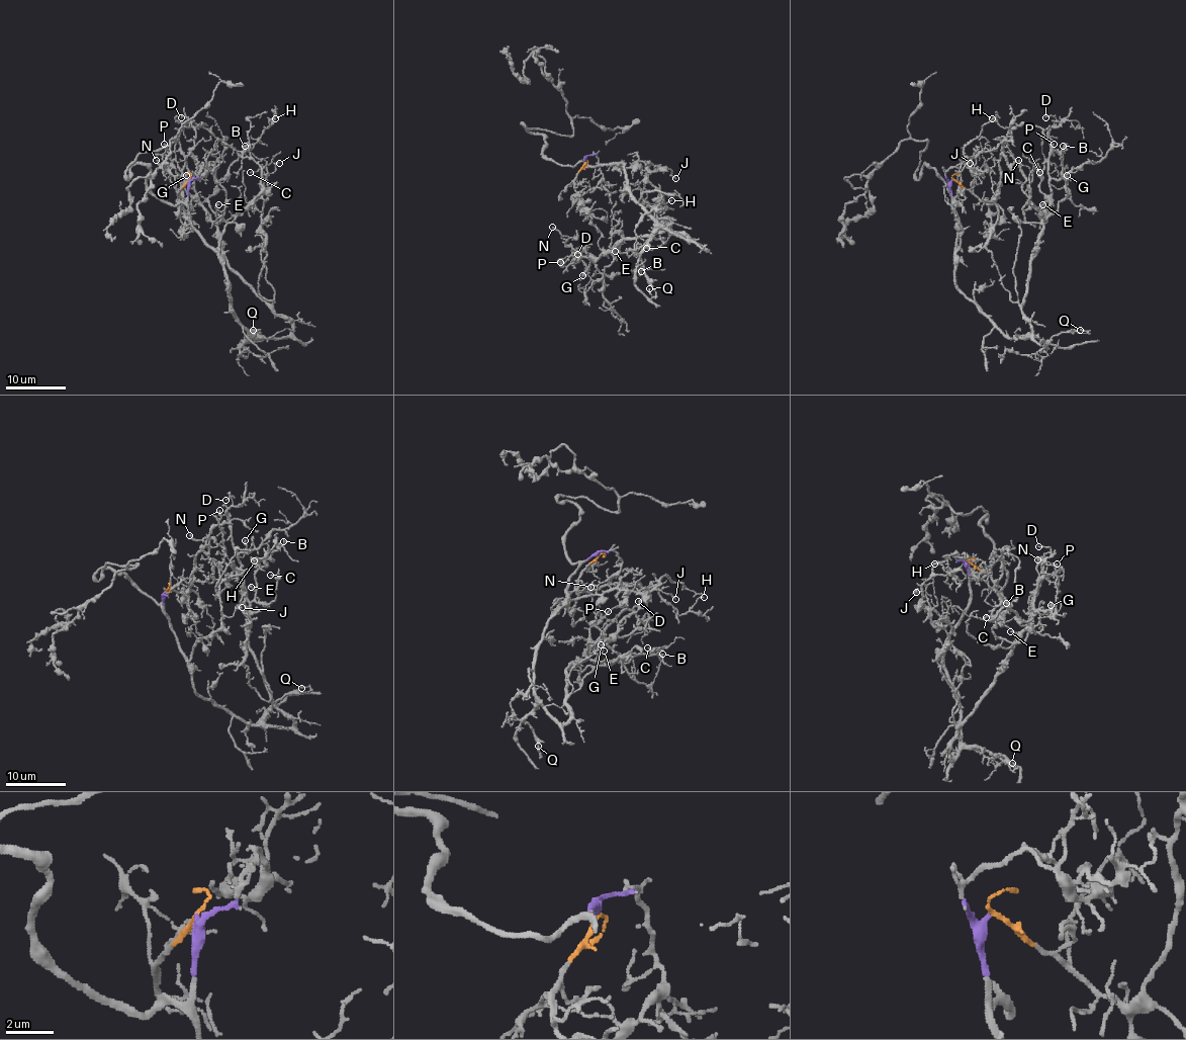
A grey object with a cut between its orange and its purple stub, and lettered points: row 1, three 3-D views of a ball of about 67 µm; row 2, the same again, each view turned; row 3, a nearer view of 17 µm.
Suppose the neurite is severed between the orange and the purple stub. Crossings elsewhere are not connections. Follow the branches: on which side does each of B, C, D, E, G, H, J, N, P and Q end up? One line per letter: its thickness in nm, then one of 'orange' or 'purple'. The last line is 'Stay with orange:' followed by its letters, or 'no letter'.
B: calibre 170 nm; purple
C: calibre 120 nm; purple
D: calibre 100 nm; purple
E: calibre 160 nm; purple
G: calibre 190 nm; purple
H: calibre 130 nm; purple
J: calibre 140 nm; purple
N: calibre 150 nm; purple
P: calibre 160 nm; purple
Q: calibre 160 nm; purple
Stay with orange: no letter

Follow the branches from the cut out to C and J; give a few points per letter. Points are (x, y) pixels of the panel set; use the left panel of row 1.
C: (187, 179), (230, 312), (286, 337), (217, 230), (266, 188), (266, 166), (250, 172)
J: (187, 179), (190, 227), (216, 249), (222, 230), (262, 188), (263, 175), (272, 173), (275, 164), (280, 163)

